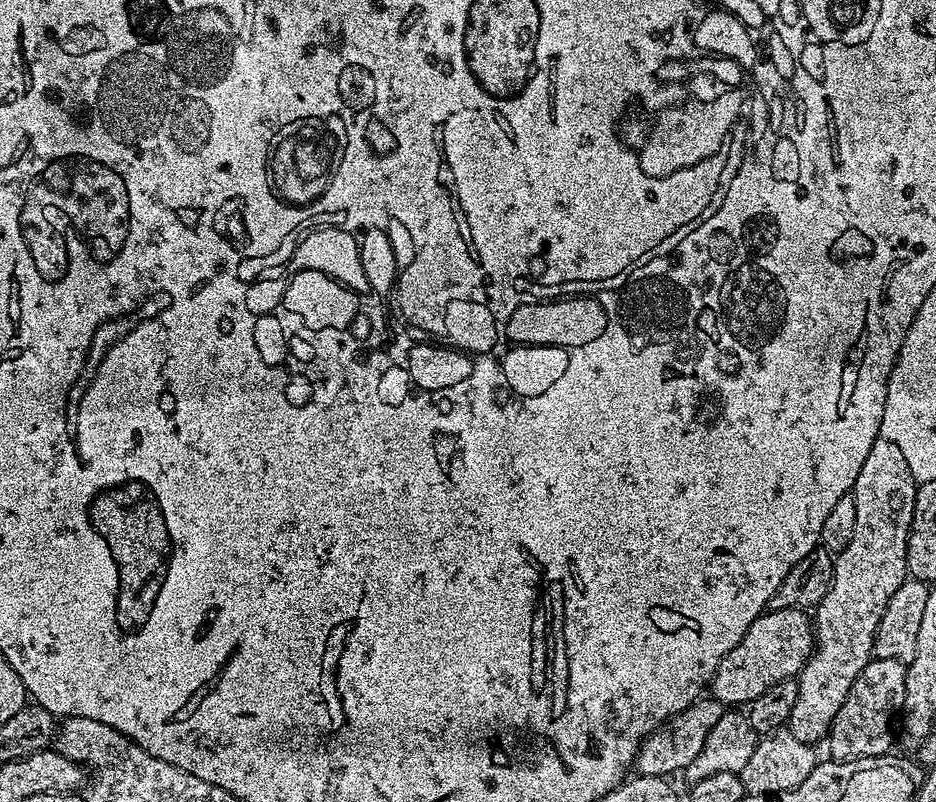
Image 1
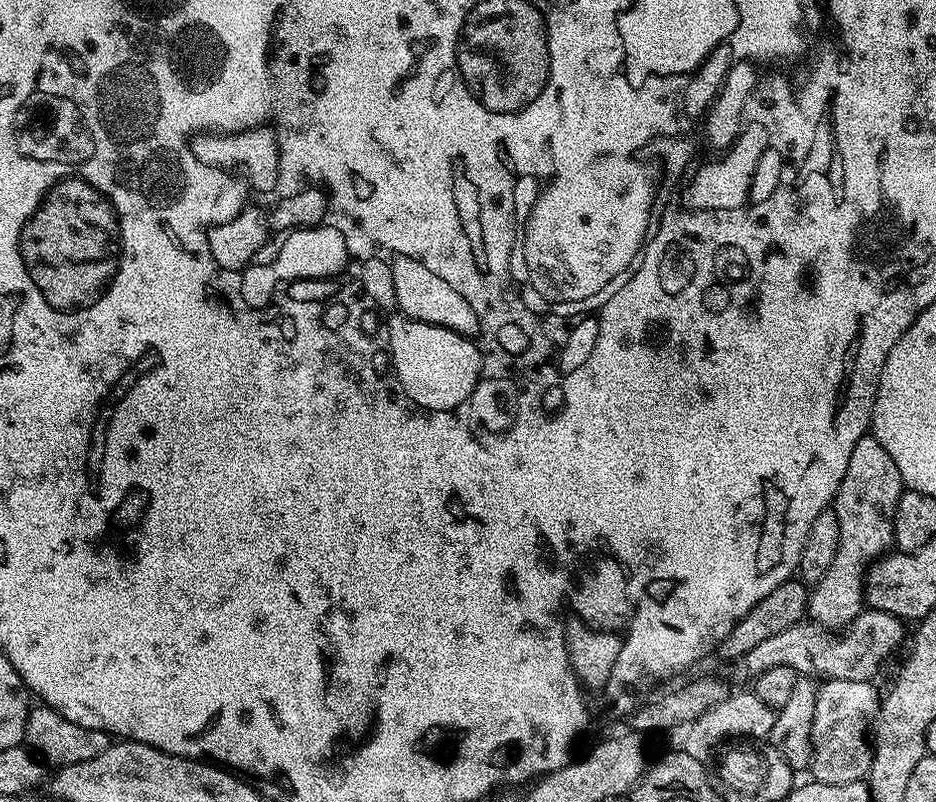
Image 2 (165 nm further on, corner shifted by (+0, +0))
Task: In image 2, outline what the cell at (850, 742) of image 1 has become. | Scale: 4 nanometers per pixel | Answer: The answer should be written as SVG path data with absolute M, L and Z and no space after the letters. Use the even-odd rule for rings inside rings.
M825 680L816 689L812 727L811 775L821 784L849 784L867 777L872 765L870 733L880 708L881 693L870 680Z

